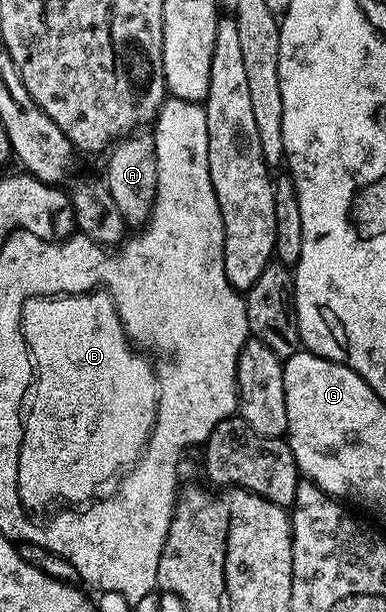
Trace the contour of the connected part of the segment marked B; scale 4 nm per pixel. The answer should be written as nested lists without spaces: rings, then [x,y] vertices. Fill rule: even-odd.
[[[106,292],[28,298],[24,301],[24,307],[20,313],[20,331],[24,334],[24,342],[28,345],[28,353],[34,363],[34,393],[31,395],[30,405],[27,407],[26,417],[23,419],[24,435],[20,441],[20,451],[18,452],[16,487],[18,488],[20,502],[24,505],[24,509],[29,512],[44,510],[47,506],[54,505],[55,502],[72,502],[68,504],[87,503],[93,497],[91,494],[103,482],[110,481],[112,477],[115,479],[121,471],[131,467],[132,463],[144,451],[144,446],[148,442],[150,432],[156,423],[156,404],[158,401],[157,371],[136,351],[139,349],[134,348],[133,343],[128,341],[122,320],[116,311],[114,300]]]

